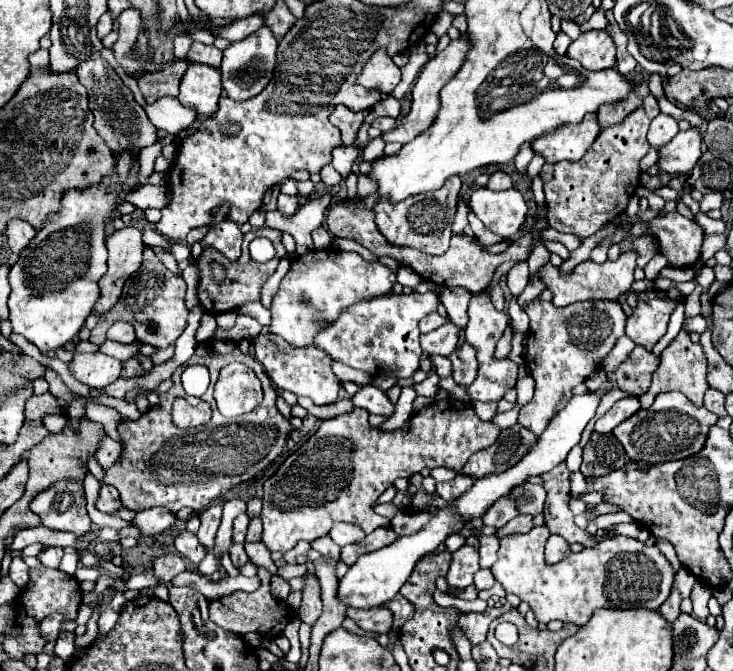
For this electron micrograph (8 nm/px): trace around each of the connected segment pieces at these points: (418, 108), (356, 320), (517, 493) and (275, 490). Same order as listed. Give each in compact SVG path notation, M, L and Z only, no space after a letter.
M460 37L460 39L452 41L442 53L438 53L434 59L430 59L430 61L422 67L422 71L420 71L420 75L418 75L418 79L416 79L416 83L414 83L414 89L412 89L412 109L410 109L410 113L398 123L396 129L392 129L392 131L388 131L388 133L382 135L382 139L384 139L386 143L398 141L398 143L406 145L406 143L410 143L412 139L416 139L420 133L424 133L424 129L428 129L428 127L434 123L434 119L436 119L436 115L438 115L438 111L440 111L440 89L442 89L442 87L450 81L450 77L454 77L454 75L458 73L458 69L464 65L464 57L468 55L470 49L472 49L470 39Z
M432 291L420 295L396 295L388 293L384 297L376 297L372 301L364 301L360 305L352 305L342 313L338 321L334 321L328 329L318 333L314 345L328 351L334 361L342 361L354 369L368 371L370 375L398 377L408 379L420 367L420 331L418 321L428 313L436 311L440 297Z
M522 483L522 485L514 487L508 497L516 501L518 513L522 513L522 515L540 515L542 509L544 509L546 491L544 491L542 485Z
M456 399L436 401L428 409L412 415L400 429L392 433L384 433L376 427L370 427L368 413L360 407L356 407L348 415L322 421L320 429L304 445L292 451L288 459L276 469L276 473L264 481L262 485L264 507L260 513L264 523L262 541L270 553L274 551L286 553L298 541L314 541L318 537L328 535L332 525L338 521L362 525L364 533L372 533L378 527L386 527L390 525L390 519L376 515L372 505L394 483L396 477L410 477L412 473L420 473L424 467L428 469L448 467L460 471L466 465L468 457L474 455L476 451L490 447L496 441L498 433L500 429L496 425L480 421L468 403L460 403Z

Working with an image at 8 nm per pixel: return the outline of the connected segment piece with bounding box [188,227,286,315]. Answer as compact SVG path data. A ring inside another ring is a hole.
M262 227L262 229L256 229L256 231L246 233L246 235L244 235L244 249L242 249L240 259L238 259L238 261L226 261L226 257L224 257L224 261L222 261L224 267L226 267L226 271L228 271L228 277L226 277L226 283L220 285L220 287L210 279L208 263L212 261L212 257L208 257L208 259L204 259L204 255L200 255L200 257L190 257L190 259L188 259L190 265L194 265L194 267L198 269L198 275L200 275L200 277L198 277L198 289L196 289L196 295L198 295L200 305L204 307L204 311L218 315L218 313L224 313L224 311L234 311L234 309L238 309L242 303L248 303L248 301L260 301L262 285L264 285L264 283L268 281L268 277L276 271L278 261L280 261L280 257L282 257L284 253L286 253L286 249L284 249L284 245L282 245L282 241L280 241L280 231ZM254 237L268 237L268 239L272 241L272 245L274 245L274 249L276 249L276 257L274 257L272 261L268 261L268 263L256 263L256 261L250 259L248 243L250 243Z

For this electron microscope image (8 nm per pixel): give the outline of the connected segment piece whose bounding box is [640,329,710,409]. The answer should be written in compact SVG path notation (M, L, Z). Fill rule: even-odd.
M682 329L678 333L678 337L662 351L660 355L660 365L658 369L654 371L652 375L652 383L650 383L650 389L640 395L640 403L642 403L642 409L648 409L652 403L654 403L654 397L658 393L664 393L664 391L680 391L684 393L696 407L702 407L702 397L706 393L706 389L710 387L708 381L706 381L706 371L708 371L708 361L702 353L702 347L692 343L690 341L690 333L686 329Z

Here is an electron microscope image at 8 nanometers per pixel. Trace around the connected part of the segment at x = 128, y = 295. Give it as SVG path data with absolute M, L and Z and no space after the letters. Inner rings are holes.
M144 249L144 261L138 269L136 275L132 275L125 283L120 301L104 313L102 321L92 329L90 341L94 345L102 345L106 341L106 331L114 321L126 321L134 327L136 339L142 343L150 343L156 349L166 349L172 345L178 335L186 329L188 325L188 315L190 311L184 305L184 295L186 295L186 281L182 277L176 277L172 271L164 267L164 263L158 259L158 255L152 249Z

